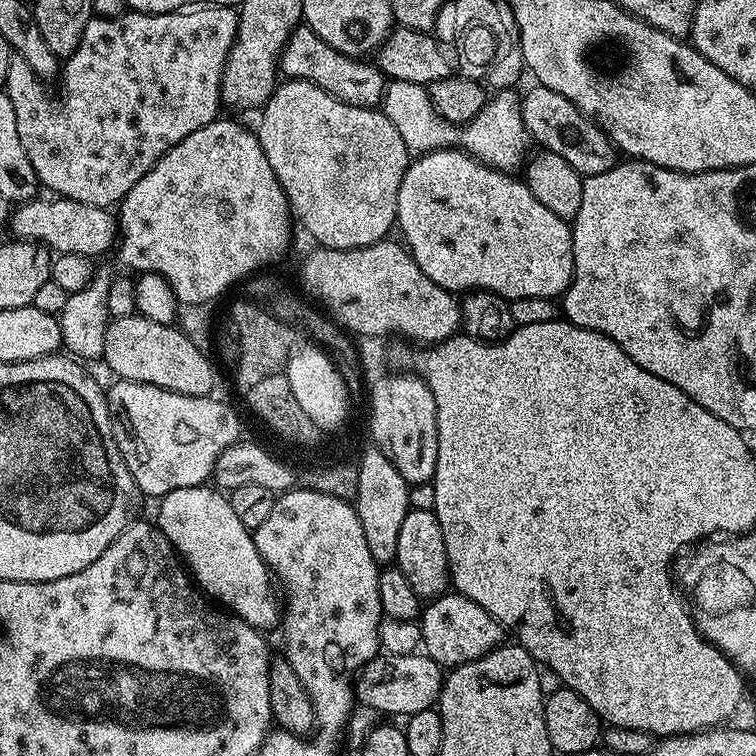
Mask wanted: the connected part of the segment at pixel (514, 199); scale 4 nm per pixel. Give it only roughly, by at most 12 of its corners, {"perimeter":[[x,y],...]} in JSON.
{"perimeter":[[459,148],[409,163],[396,224],[453,294],[563,297],[569,221]]}

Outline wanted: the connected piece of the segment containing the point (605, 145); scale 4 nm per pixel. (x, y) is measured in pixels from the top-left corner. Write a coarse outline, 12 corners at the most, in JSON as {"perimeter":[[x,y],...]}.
{"perimeter":[[532,86],[520,109],[529,137],[581,176],[618,149],[570,98]]}

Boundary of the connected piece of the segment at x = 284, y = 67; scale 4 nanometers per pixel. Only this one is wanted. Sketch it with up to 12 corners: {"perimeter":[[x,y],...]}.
{"perimeter":[[307,26],[280,55],[287,79],[379,109],[386,77]]}

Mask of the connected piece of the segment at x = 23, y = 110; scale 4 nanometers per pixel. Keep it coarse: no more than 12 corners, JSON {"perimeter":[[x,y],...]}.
{"perimeter":[[234,8],[89,20],[74,112],[6,91],[37,181],[111,209],[217,119]]}

